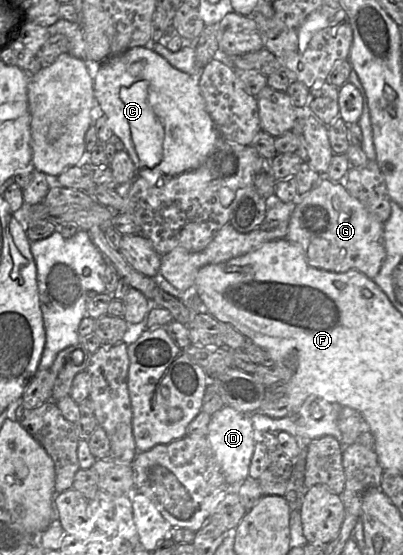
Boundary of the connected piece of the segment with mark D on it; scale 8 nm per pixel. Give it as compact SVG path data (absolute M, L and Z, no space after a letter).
M225 406L211 416L208 425L208 441L228 485L237 485L247 477L255 445L255 429L251 414L244 414Z

